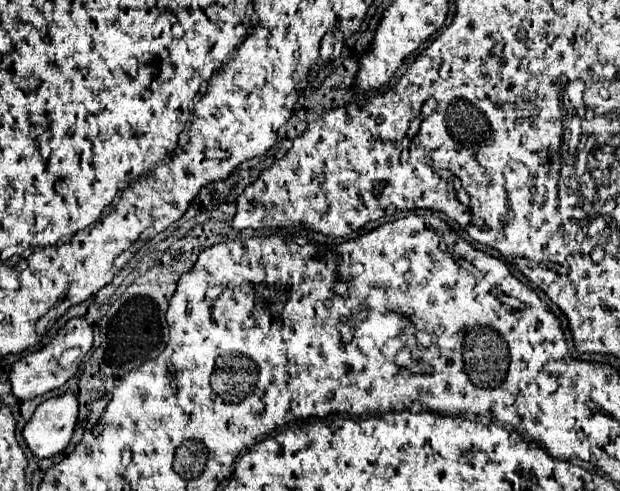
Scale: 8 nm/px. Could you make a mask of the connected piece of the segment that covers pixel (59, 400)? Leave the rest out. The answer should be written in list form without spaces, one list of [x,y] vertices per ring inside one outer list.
[[[69,392],[37,406],[23,428],[23,438],[35,458],[49,458],[67,448],[77,422],[77,408],[77,400]]]

